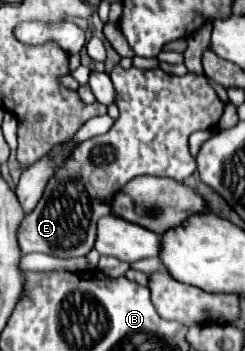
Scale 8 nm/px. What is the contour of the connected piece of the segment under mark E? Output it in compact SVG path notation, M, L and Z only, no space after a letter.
M116 64L110 72L110 78L118 90L120 118L114 122L114 126L106 134L94 136L78 144L72 158L48 182L44 196L40 198L36 208L22 220L18 228L18 244L22 254L44 252L56 258L86 256L94 246L98 218L110 214L110 198L114 198L114 194L126 182L142 174L166 176L178 182L186 180L196 170L196 160L188 150L188 136L196 130L214 128L224 112L224 104L216 96L214 88L208 84L206 76L200 76L200 74L188 72L184 76L172 76L160 68L140 70L132 66L124 70L120 64Z

